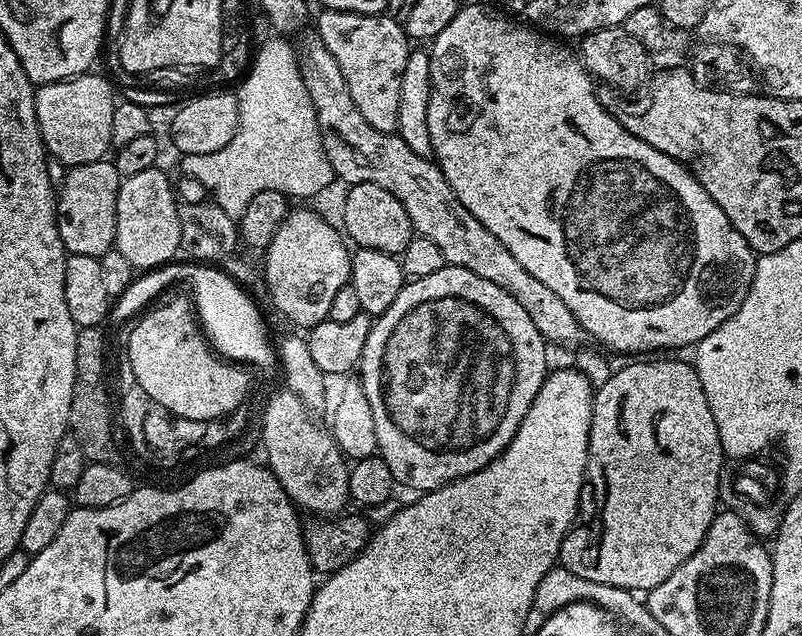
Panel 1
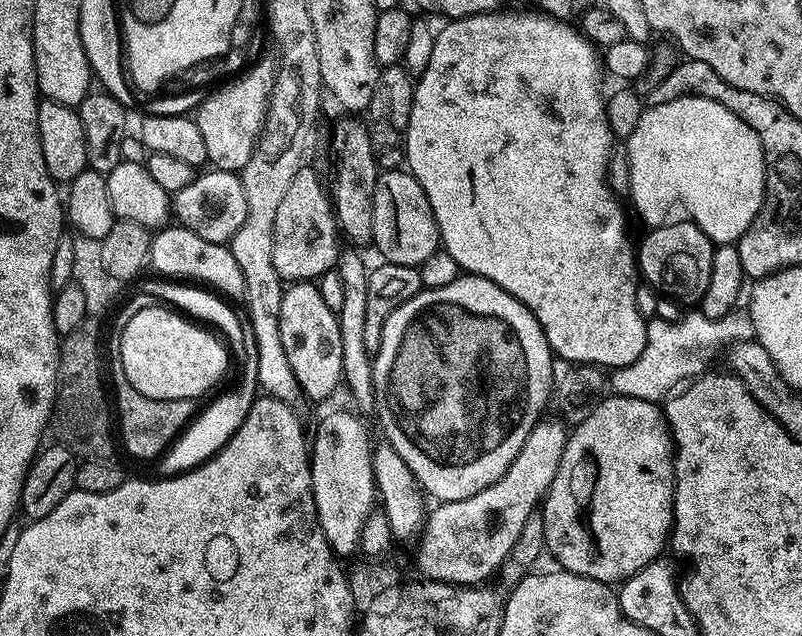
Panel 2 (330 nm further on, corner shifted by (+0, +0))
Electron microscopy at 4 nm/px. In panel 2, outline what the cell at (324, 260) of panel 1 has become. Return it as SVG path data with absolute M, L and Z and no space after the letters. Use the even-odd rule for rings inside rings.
M292 282L285 287L280 311L280 333L290 370L298 378L298 386L305 397L324 400L342 384L342 334L337 313L326 306L319 287L312 282Z

